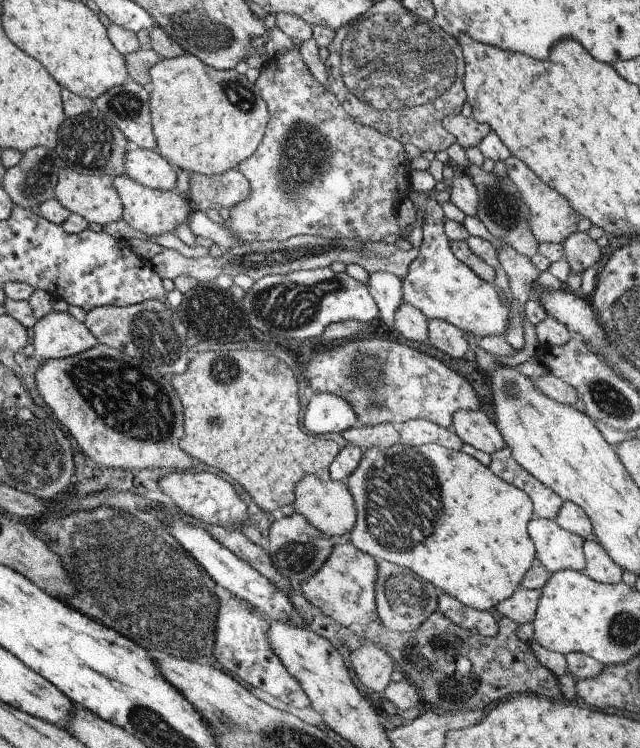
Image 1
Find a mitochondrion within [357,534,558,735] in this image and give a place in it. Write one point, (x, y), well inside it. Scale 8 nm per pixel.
(437, 653)

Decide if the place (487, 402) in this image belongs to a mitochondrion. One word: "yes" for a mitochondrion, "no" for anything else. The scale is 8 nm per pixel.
no

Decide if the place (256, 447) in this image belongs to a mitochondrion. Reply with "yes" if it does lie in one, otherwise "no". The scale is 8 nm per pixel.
no

